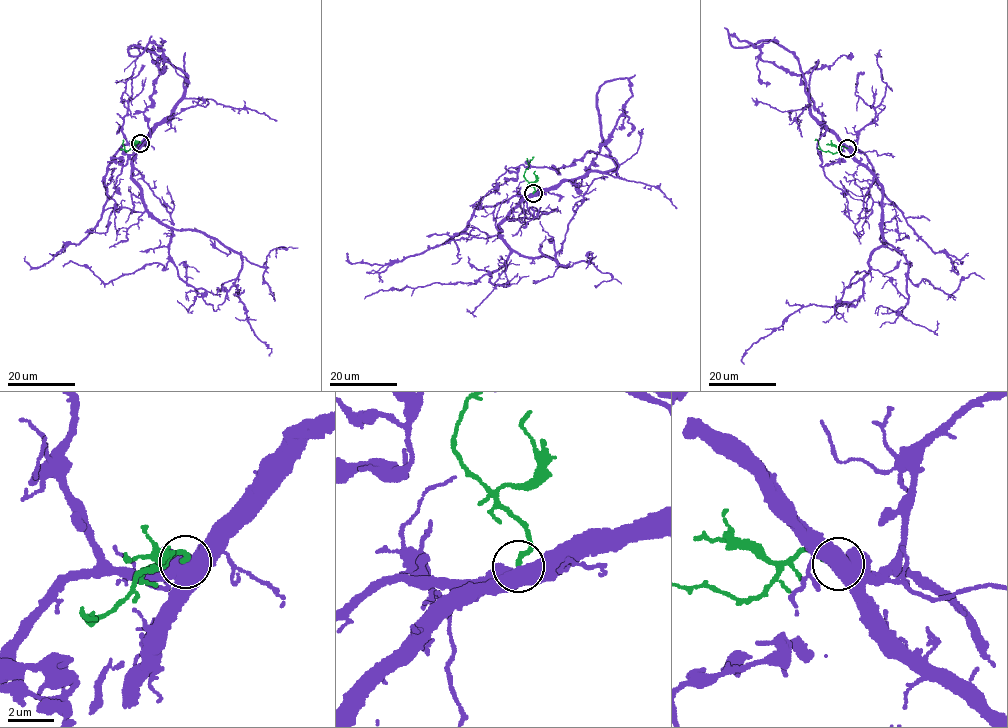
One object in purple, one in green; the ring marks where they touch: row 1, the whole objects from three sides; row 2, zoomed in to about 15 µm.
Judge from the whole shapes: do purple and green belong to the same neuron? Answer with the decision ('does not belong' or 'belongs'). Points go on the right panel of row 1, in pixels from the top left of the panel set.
does not belong

